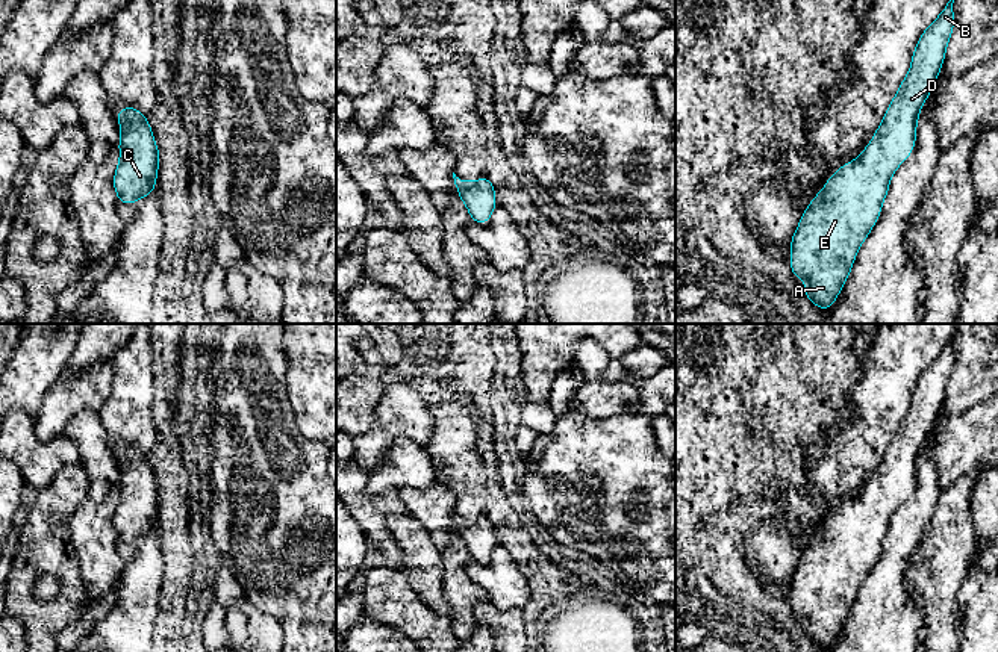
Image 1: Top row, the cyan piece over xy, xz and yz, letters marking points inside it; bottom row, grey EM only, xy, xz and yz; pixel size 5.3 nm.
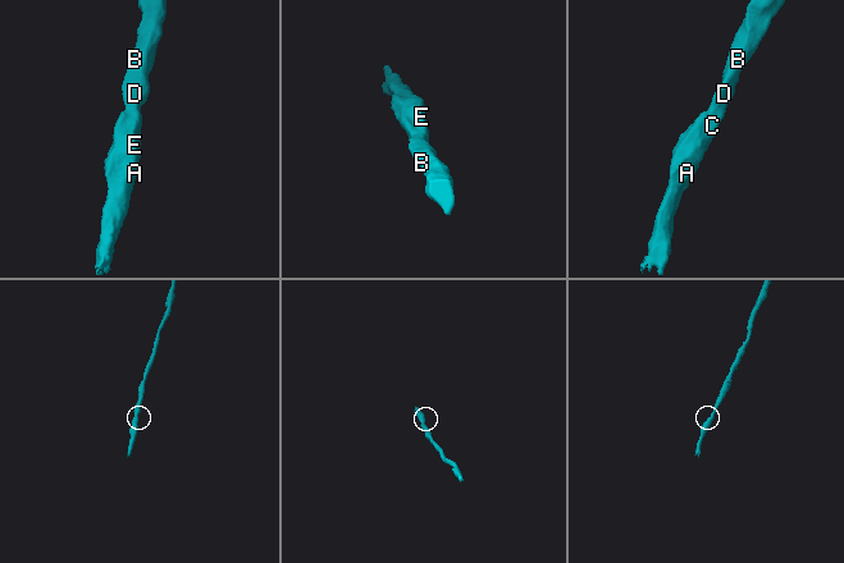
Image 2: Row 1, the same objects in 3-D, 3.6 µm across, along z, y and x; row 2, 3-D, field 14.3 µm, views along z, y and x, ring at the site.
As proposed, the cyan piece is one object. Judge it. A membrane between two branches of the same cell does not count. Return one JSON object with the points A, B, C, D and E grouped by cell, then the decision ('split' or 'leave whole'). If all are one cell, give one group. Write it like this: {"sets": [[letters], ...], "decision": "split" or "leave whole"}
{"sets": [["A", "B", "C", "D", "E"]], "decision": "leave whole"}

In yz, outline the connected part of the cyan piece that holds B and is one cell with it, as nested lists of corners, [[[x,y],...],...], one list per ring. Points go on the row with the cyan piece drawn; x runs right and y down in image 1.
[[[950,0],[939,17],[921,33],[913,50],[910,70],[889,103],[874,138],[859,157],[842,165],[828,177],[822,191],[816,194],[806,207],[792,234],[789,257],[792,275],[806,281],[804,295],[821,310],[834,306],[836,297],[851,274],[851,265],[856,260],[859,248],[881,213],[890,179],[897,168],[907,160],[913,151],[919,110],[925,104],[939,77],[954,29],[956,15],[953,3],[954,0]]]

